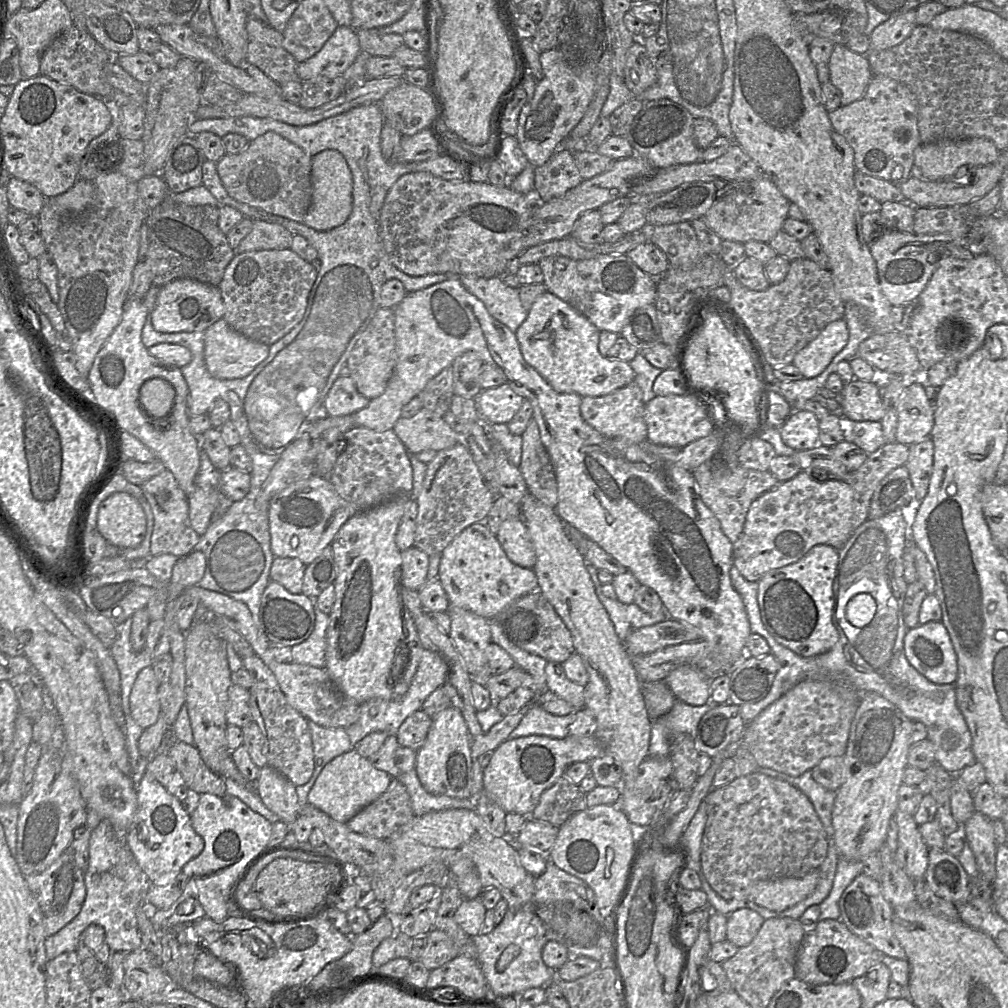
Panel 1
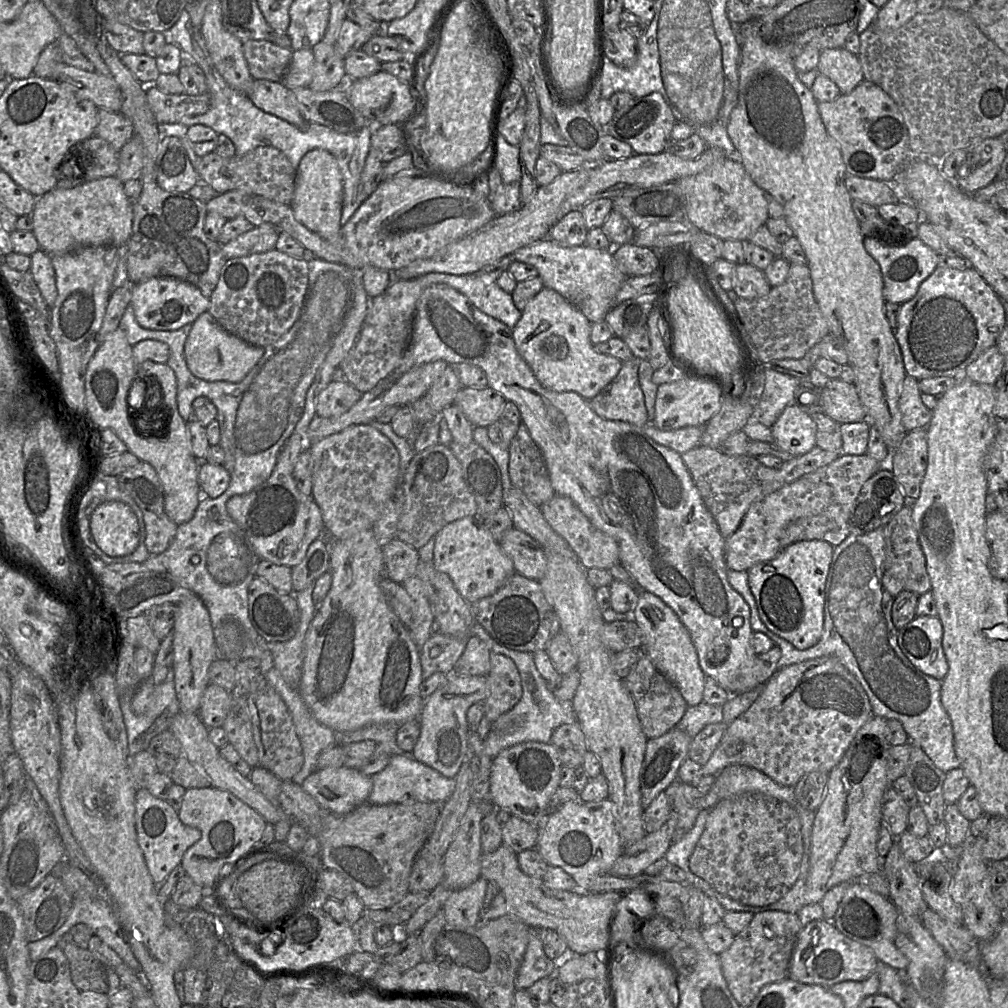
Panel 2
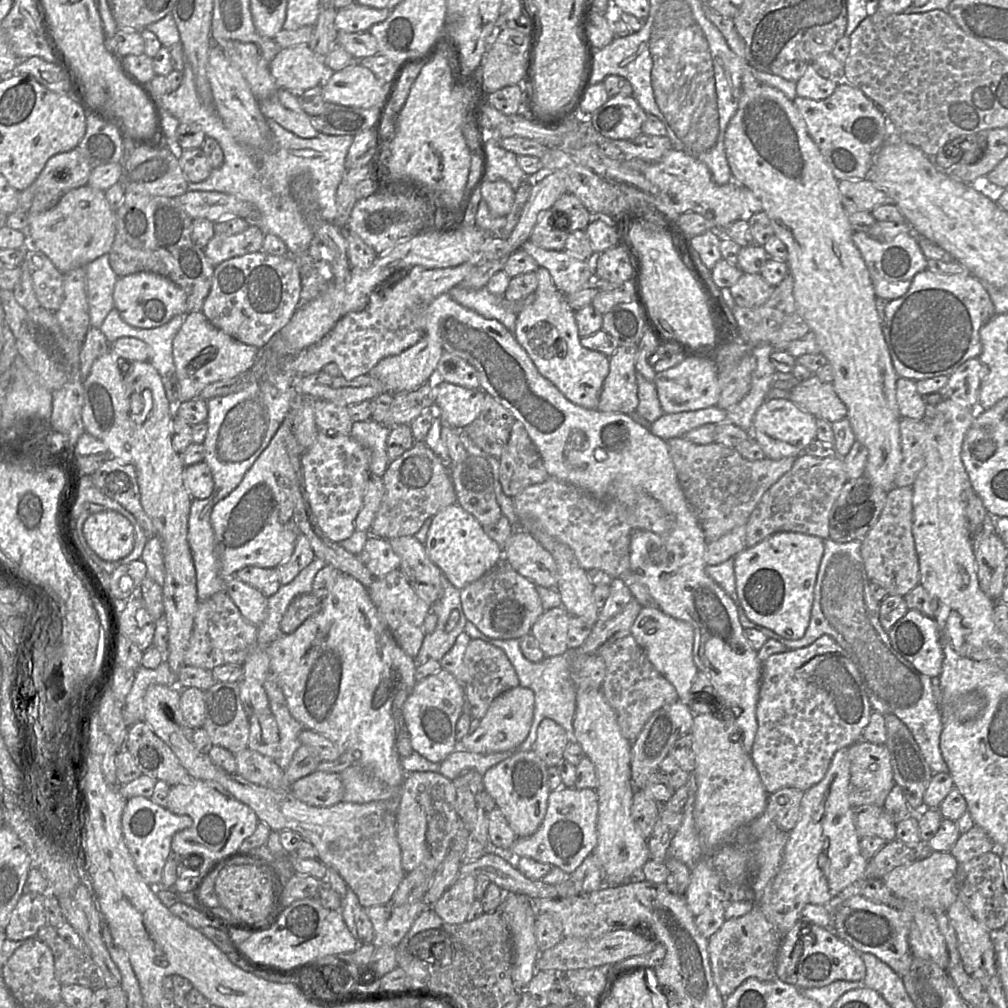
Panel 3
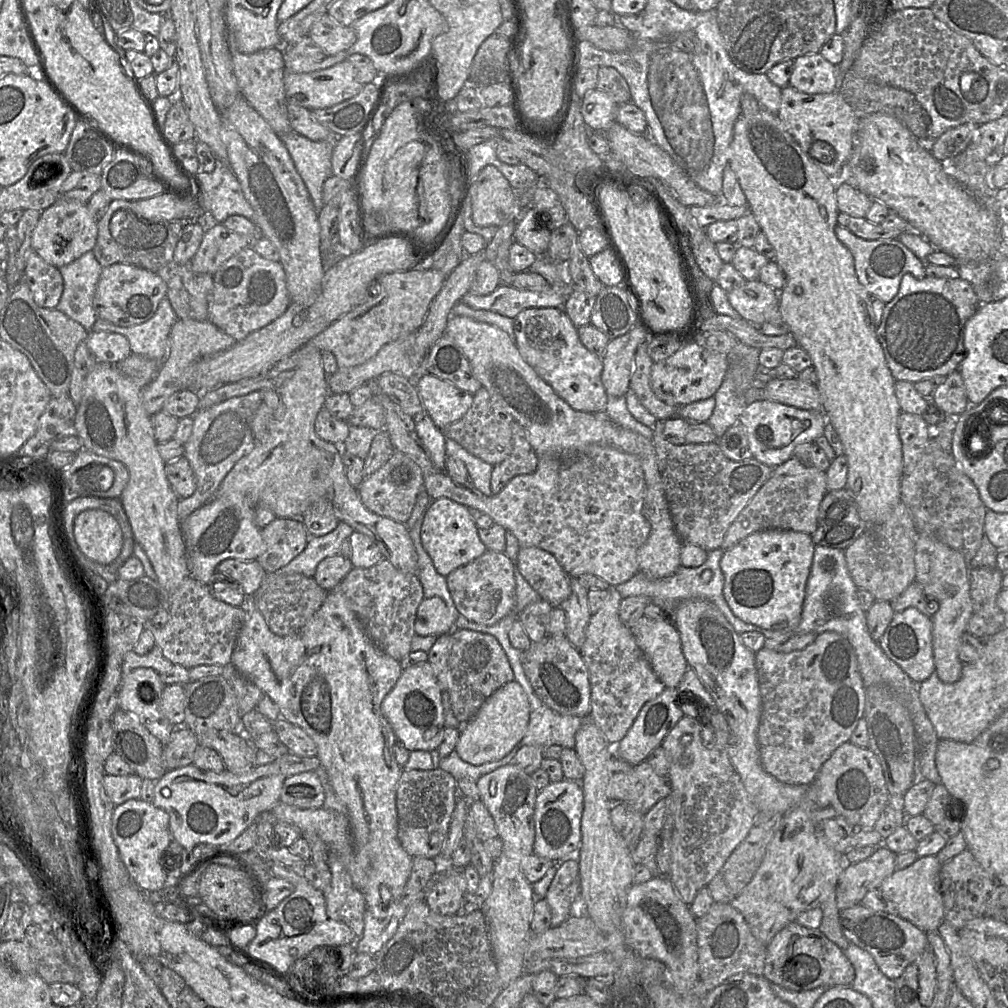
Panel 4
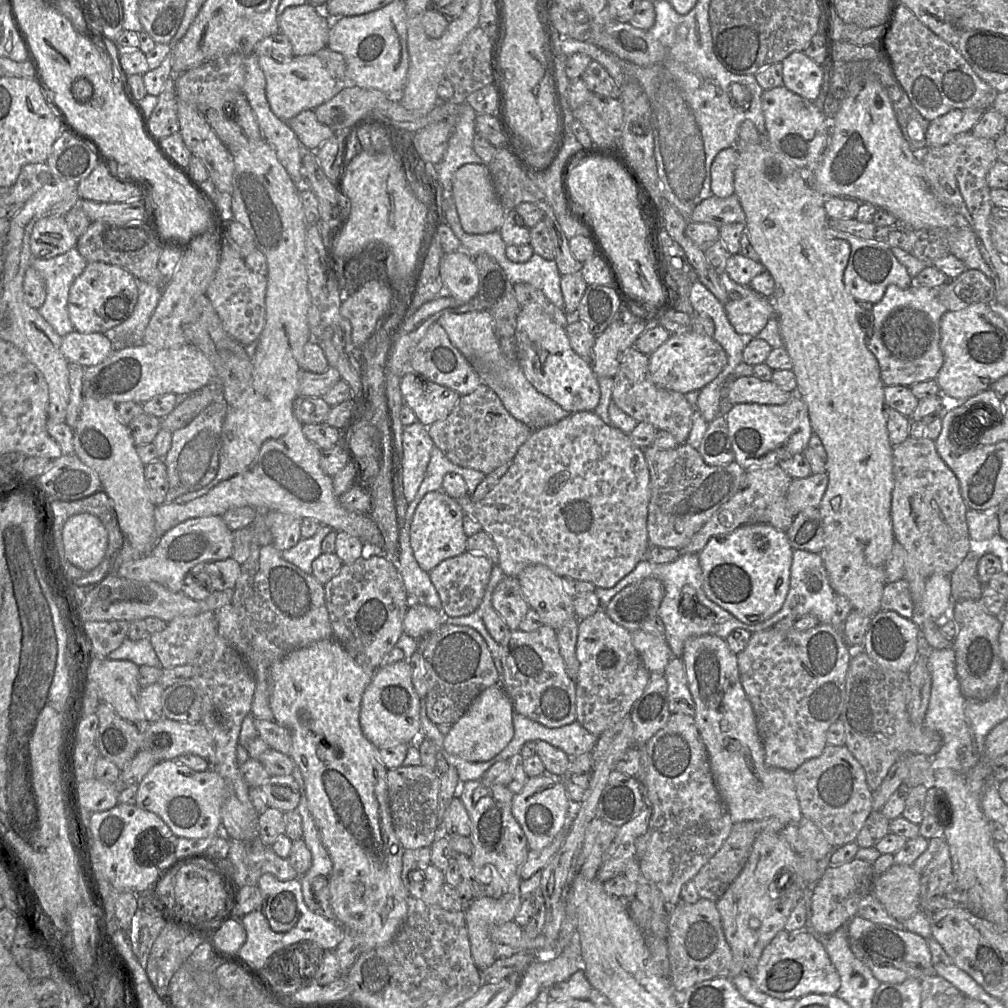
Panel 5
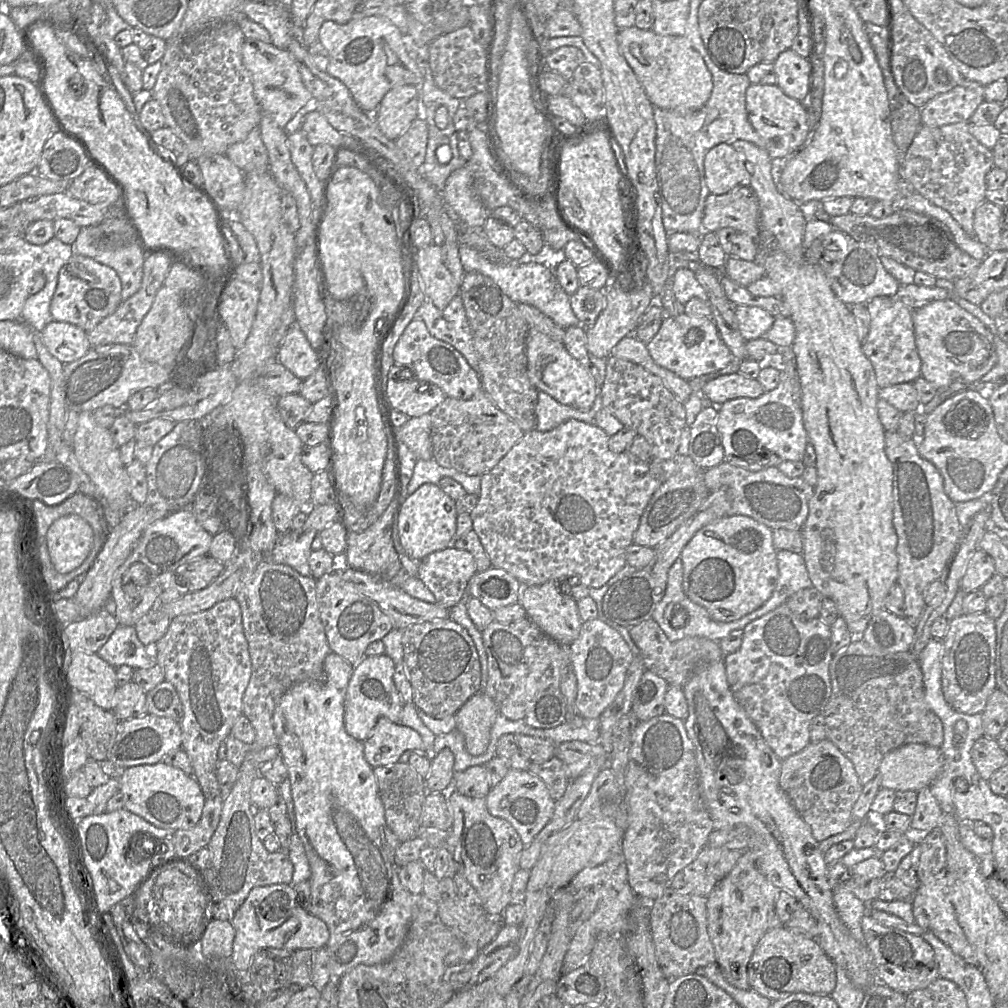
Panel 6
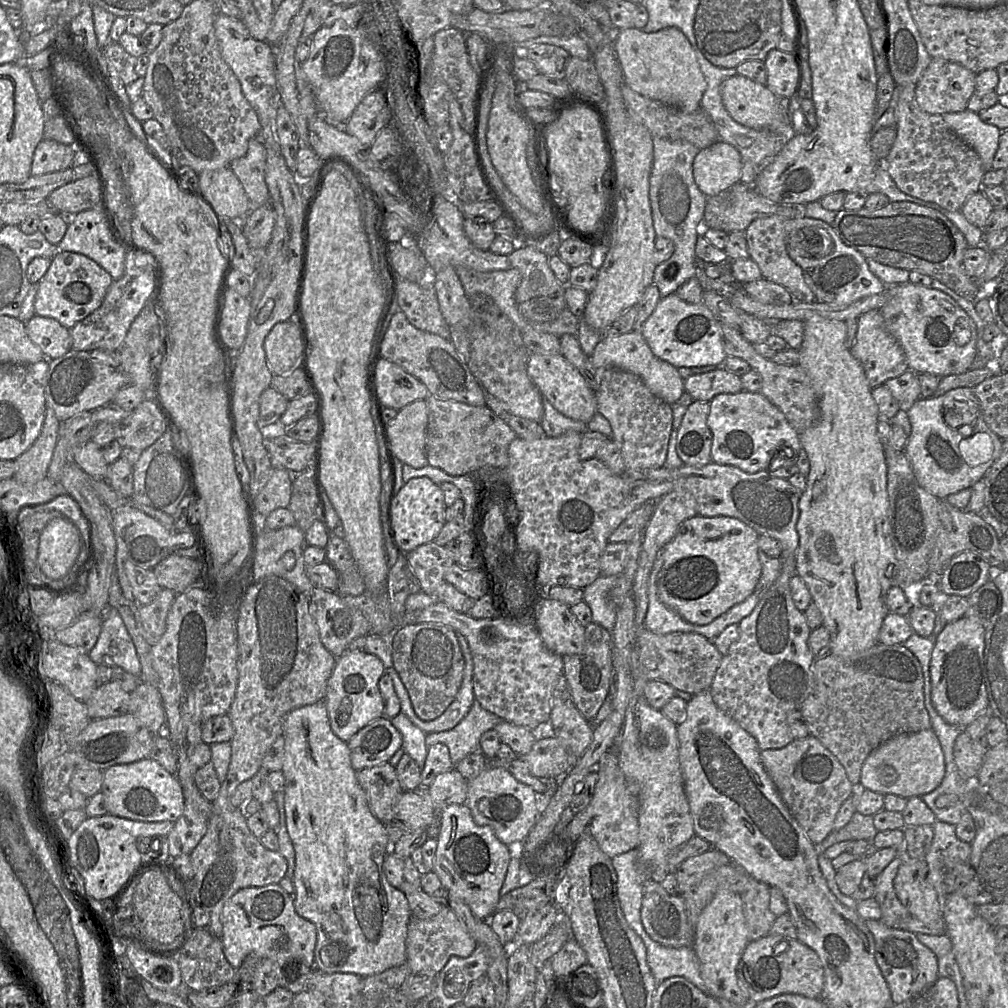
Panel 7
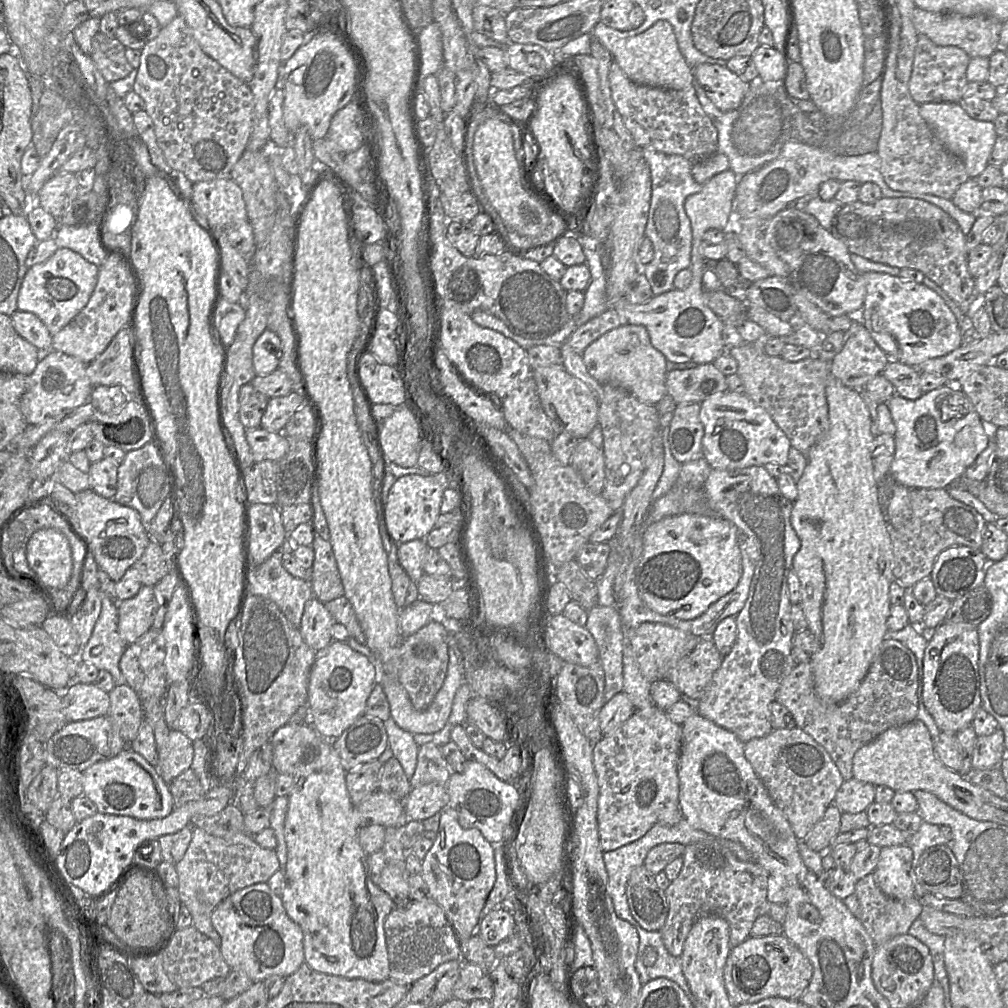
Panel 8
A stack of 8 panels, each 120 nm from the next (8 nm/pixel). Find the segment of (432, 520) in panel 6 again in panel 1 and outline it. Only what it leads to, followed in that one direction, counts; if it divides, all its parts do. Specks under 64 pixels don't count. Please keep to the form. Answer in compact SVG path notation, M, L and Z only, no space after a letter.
M483 522L474 523L463 529L441 552L438 580L451 604L490 620L516 599L539 588L533 569L523 568L511 562L502 549L497 537Z

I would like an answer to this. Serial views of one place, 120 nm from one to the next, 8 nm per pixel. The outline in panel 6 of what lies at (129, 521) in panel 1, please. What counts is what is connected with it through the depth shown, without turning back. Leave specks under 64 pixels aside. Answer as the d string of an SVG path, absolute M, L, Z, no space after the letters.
M68 514L55 520L46 533L54 569L62 574L77 569L88 557L93 541L93 529L81 516Z

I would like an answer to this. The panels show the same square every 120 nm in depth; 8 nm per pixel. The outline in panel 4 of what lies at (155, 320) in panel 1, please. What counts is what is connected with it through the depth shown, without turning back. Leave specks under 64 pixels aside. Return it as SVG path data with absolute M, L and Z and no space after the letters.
M112 264L102 267L93 305L99 319L116 326L130 327L150 320L166 295L167 285L157 274L136 266Z

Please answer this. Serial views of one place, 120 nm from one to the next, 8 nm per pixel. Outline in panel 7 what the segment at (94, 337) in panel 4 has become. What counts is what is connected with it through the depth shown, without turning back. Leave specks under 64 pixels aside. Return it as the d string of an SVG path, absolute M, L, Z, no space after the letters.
M35 315L24 324L30 340L50 358L59 358L72 350L69 329L55 319Z

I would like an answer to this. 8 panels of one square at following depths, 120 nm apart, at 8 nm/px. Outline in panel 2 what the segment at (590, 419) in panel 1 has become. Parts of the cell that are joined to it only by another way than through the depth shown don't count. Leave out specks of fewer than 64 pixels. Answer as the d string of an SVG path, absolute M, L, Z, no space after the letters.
M632 357L622 362L619 373L611 383L588 401L592 410L603 419L624 421L644 428L647 424L647 411L638 380L638 358Z

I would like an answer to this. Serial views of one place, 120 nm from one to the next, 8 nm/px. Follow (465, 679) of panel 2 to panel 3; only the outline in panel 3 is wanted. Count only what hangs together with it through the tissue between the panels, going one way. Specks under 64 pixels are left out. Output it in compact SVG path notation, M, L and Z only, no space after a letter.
M443 668L430 676L417 680L403 704L402 713L411 747L431 762L441 763L458 747L456 724L464 710L466 698L457 679Z

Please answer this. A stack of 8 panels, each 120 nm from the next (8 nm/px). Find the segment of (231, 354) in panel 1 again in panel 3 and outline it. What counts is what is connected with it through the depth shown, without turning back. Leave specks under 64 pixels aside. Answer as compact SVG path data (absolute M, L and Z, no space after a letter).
M193 312L185 315L185 321L173 341L173 358L178 378L178 403L199 397L209 384L220 380L234 378L256 364L261 349L242 343L211 324L204 313Z

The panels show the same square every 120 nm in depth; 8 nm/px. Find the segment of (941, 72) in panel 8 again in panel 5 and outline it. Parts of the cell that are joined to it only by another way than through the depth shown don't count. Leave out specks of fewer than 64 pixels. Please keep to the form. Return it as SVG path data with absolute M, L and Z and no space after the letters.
M979 108L954 109L931 120L926 132L926 146L944 146L958 134L972 130L984 112Z

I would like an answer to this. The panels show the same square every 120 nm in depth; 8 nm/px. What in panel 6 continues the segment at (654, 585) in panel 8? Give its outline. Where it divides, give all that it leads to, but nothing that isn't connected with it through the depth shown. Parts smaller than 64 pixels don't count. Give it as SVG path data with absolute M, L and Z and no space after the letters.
M743 515L727 516L701 528L684 547L680 559L683 565L682 586L684 593L692 602L705 608L710 618L717 622L731 622L738 620L761 607L772 596L779 578L777 550L773 544L773 530L766 525L757 522L753 518Z

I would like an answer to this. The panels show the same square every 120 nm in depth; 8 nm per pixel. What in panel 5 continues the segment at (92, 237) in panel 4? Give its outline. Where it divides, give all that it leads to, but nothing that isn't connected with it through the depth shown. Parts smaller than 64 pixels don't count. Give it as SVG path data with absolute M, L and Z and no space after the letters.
M47 216L35 223L30 250L33 257L49 259L76 247L77 240L64 216Z

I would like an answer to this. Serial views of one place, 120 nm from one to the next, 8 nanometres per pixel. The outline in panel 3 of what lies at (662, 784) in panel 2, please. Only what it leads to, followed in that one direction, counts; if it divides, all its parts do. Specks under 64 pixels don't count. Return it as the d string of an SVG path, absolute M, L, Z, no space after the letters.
M680 699L655 711L642 728L639 735L631 742L630 767L634 794L642 791L651 774L658 772L662 761L668 756L676 742L689 735L693 726L693 713Z

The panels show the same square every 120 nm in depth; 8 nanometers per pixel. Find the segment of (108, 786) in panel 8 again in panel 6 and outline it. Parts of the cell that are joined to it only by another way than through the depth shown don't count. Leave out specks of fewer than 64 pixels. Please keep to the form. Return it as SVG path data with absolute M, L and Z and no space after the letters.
M162 761L124 769L119 778L120 791L126 796L124 809L162 829L189 829L201 818L205 796L194 776Z

